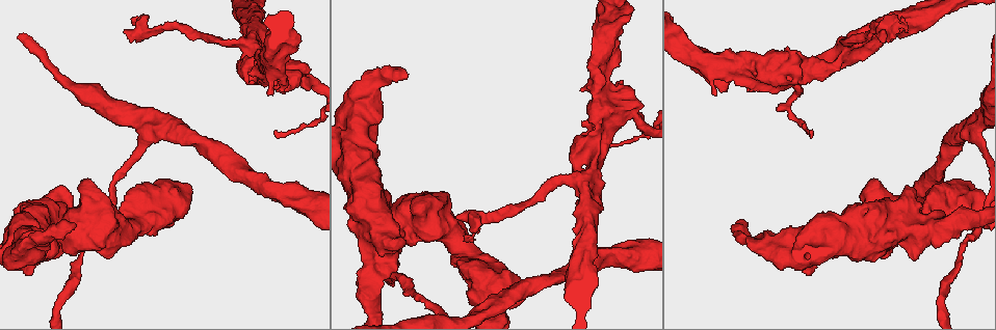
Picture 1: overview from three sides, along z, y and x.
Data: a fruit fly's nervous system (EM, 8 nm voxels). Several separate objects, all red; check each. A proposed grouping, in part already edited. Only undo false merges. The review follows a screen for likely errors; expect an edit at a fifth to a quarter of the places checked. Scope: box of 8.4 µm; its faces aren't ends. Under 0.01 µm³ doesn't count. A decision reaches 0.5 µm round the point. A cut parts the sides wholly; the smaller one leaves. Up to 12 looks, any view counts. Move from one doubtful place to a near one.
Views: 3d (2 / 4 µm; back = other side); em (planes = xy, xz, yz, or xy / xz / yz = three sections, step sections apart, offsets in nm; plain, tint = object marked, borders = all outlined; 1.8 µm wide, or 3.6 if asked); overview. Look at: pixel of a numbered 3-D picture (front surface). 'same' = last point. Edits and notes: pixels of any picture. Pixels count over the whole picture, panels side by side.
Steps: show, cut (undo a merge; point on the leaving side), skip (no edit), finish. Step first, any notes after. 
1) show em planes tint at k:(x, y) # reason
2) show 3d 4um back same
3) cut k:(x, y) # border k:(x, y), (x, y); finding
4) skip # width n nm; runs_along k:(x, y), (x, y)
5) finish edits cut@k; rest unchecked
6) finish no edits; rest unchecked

show em yz step 4 tint at 1:(808, 69)

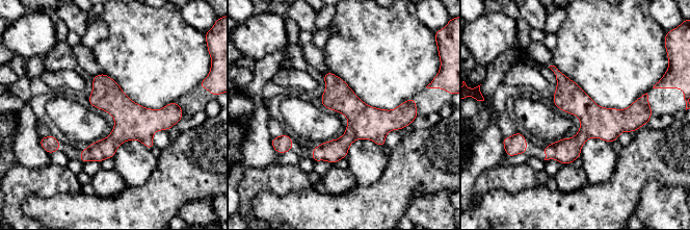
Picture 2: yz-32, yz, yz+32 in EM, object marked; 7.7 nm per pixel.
show em planes tint same

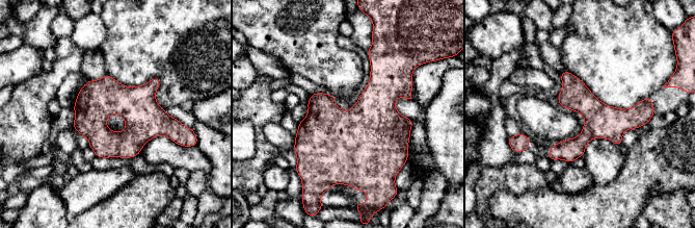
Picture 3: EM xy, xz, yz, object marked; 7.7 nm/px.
skip # runs_along 3:(643, 107), (551, 156); one neuron here

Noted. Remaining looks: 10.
show em planes tint at 1:(962, 255) # a narrow waist

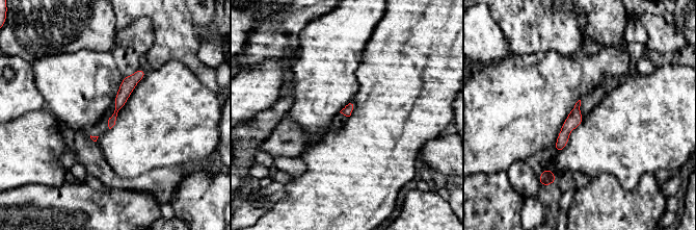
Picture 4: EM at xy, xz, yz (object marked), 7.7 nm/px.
skip # runs_along 4:(140, 72), (126, 87), (110, 124); all the same neuron

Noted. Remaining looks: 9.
show em 3.6um xz step 8 tint at 1:(100, 244) # thick turns thin

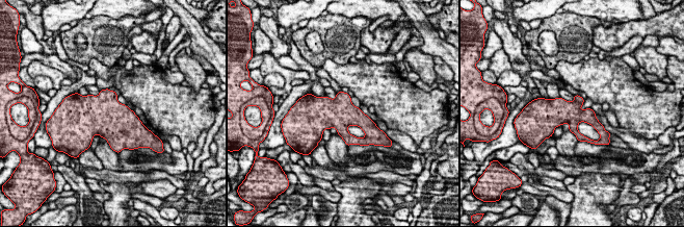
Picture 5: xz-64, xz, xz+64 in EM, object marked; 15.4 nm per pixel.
skip # continuous, no second neuron

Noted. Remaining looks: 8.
show 3d 4um at 1:(142, 214)

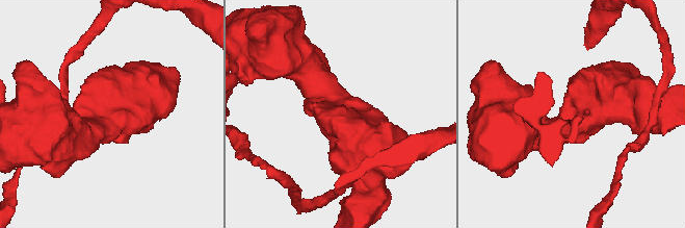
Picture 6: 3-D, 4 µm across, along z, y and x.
show em xy step 4 plain at 6:(583, 111)

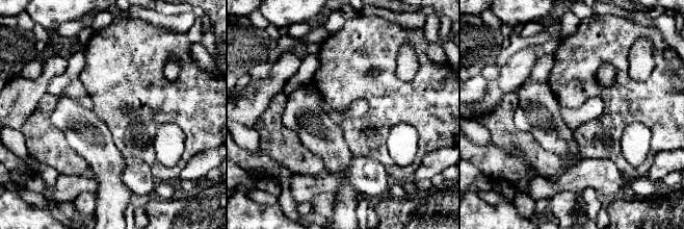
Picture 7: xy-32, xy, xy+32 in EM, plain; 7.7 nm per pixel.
show em xy step 4 tint same # with the object marked

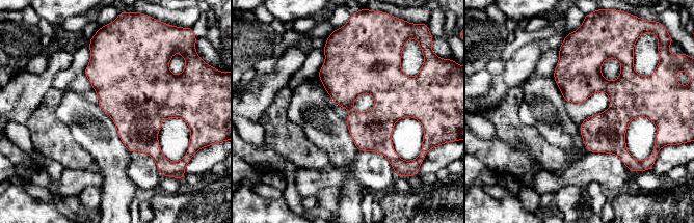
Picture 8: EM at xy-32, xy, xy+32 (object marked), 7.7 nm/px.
skip # width 220 nm; runs_along 8:(562, 49), (616, 98), (622, 154); continuous, no second neuron

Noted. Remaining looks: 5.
show 3d 2um at 1:(286, 83) # sharp bend

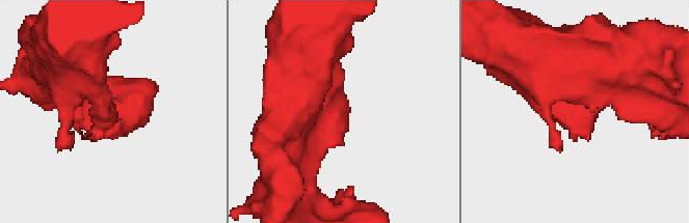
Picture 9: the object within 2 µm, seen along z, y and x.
show em 3.6um planes tint at 9:(565, 110) # shape alone is not enough

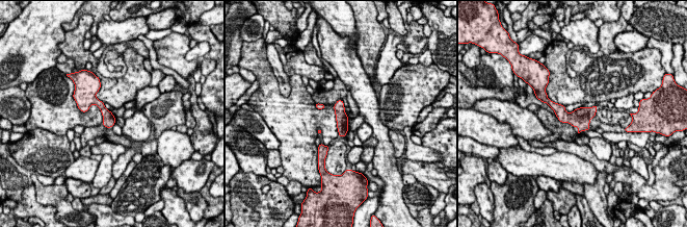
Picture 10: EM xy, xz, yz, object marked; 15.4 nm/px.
skip # width 190 nm; runs_along 10:(89, 94), (105, 111), (110, 124); all the same neuron

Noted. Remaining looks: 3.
finish no edits; rest unchecked

